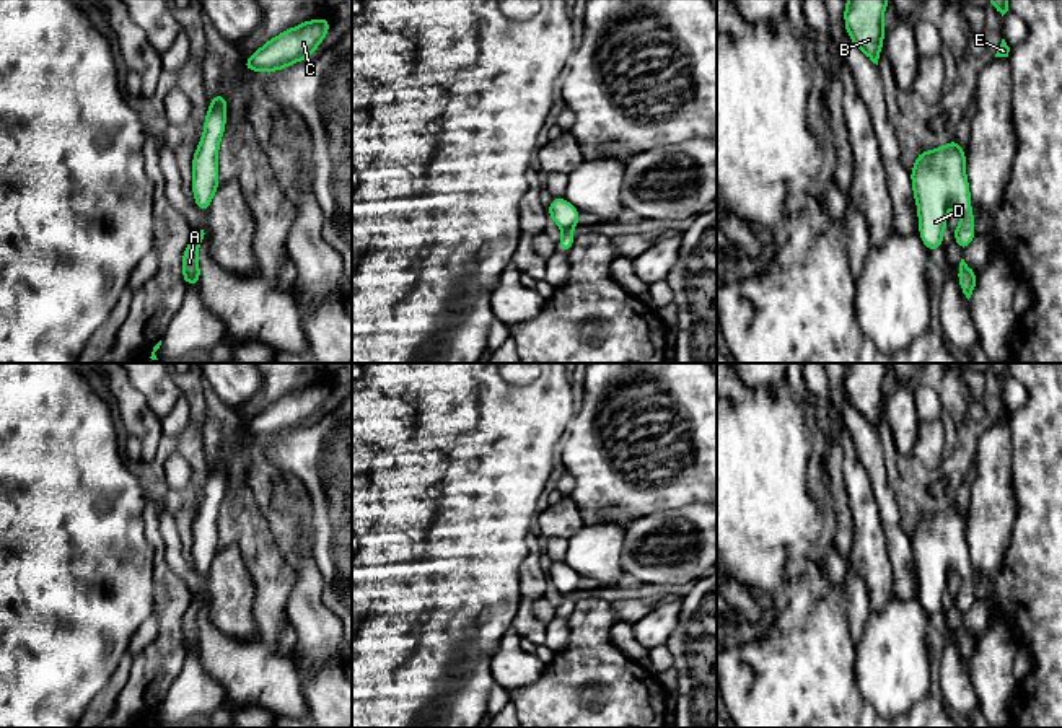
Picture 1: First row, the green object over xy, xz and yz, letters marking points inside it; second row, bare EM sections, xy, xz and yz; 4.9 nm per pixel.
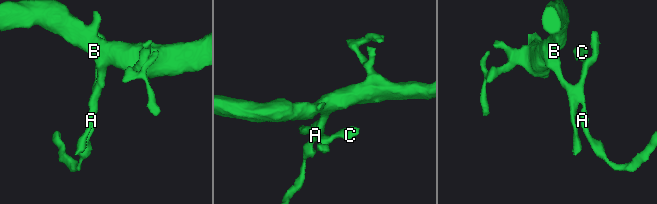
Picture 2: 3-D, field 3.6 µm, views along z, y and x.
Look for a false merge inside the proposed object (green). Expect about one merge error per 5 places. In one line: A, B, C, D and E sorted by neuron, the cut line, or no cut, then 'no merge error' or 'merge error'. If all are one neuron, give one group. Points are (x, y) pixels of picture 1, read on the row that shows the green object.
groups A B C D E; cut none; no merge error

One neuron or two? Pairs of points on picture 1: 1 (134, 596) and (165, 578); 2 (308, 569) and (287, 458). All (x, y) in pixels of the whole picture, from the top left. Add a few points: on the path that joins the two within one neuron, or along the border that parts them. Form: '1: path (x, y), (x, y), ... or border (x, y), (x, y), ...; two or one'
1: border (152, 546), (153, 613); two
2: border (311, 559), (323, 580), (321, 596); two

